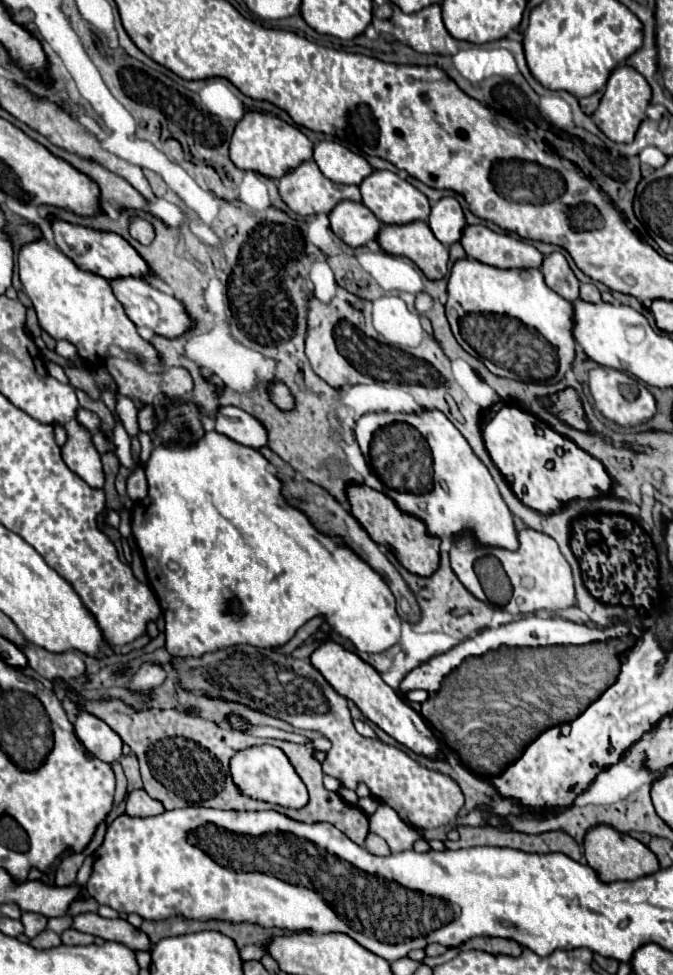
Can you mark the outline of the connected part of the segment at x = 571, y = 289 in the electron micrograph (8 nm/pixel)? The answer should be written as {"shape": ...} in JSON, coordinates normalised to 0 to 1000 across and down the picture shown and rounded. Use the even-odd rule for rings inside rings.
{"shape":[[[829,257],[817,259],[808,264],[808,270],[802,274],[811,292],[826,298],[829,303],[835,303],[841,309],[856,309],[859,307],[859,292],[862,288],[856,286],[856,282],[850,280],[841,264]]]}

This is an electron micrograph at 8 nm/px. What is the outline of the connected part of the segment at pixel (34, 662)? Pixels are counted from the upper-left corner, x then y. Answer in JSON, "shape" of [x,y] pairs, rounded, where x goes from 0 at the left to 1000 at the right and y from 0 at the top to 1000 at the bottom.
{"shape":[[[42,662],[42,666],[33,666],[33,668],[42,674],[42,682],[68,696],[80,697],[88,694],[103,701],[103,691],[104,696],[125,692],[125,678],[110,668],[101,668],[95,672],[83,672],[83,670],[65,668],[53,662]]]}

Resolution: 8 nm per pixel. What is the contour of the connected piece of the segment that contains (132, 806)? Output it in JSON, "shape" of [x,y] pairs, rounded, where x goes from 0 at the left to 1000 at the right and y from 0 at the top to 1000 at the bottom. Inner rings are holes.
{"shape":[[[199,809],[187,815],[187,834],[190,836],[238,836],[244,826],[235,819],[226,819],[214,809]]]}

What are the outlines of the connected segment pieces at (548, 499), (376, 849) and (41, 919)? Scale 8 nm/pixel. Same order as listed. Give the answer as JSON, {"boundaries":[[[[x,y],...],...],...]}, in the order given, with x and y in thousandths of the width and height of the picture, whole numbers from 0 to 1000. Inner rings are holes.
{"boundaries":[[[[740,415],[734,426],[719,430],[716,444],[725,467],[767,510],[805,528],[826,526],[838,516],[853,512],[889,512],[909,504],[909,491],[889,471],[764,415]]],[[[547,854],[541,869],[556,877],[579,877],[579,869],[574,867],[574,863],[556,854]]],[[[39,934],[39,936],[33,936],[33,949],[36,949],[36,957],[48,963],[51,959],[56,959],[59,955],[65,955],[68,953],[68,947],[71,947],[71,941],[65,941],[65,938],[59,938],[59,936],[45,936],[45,934]]]]}

